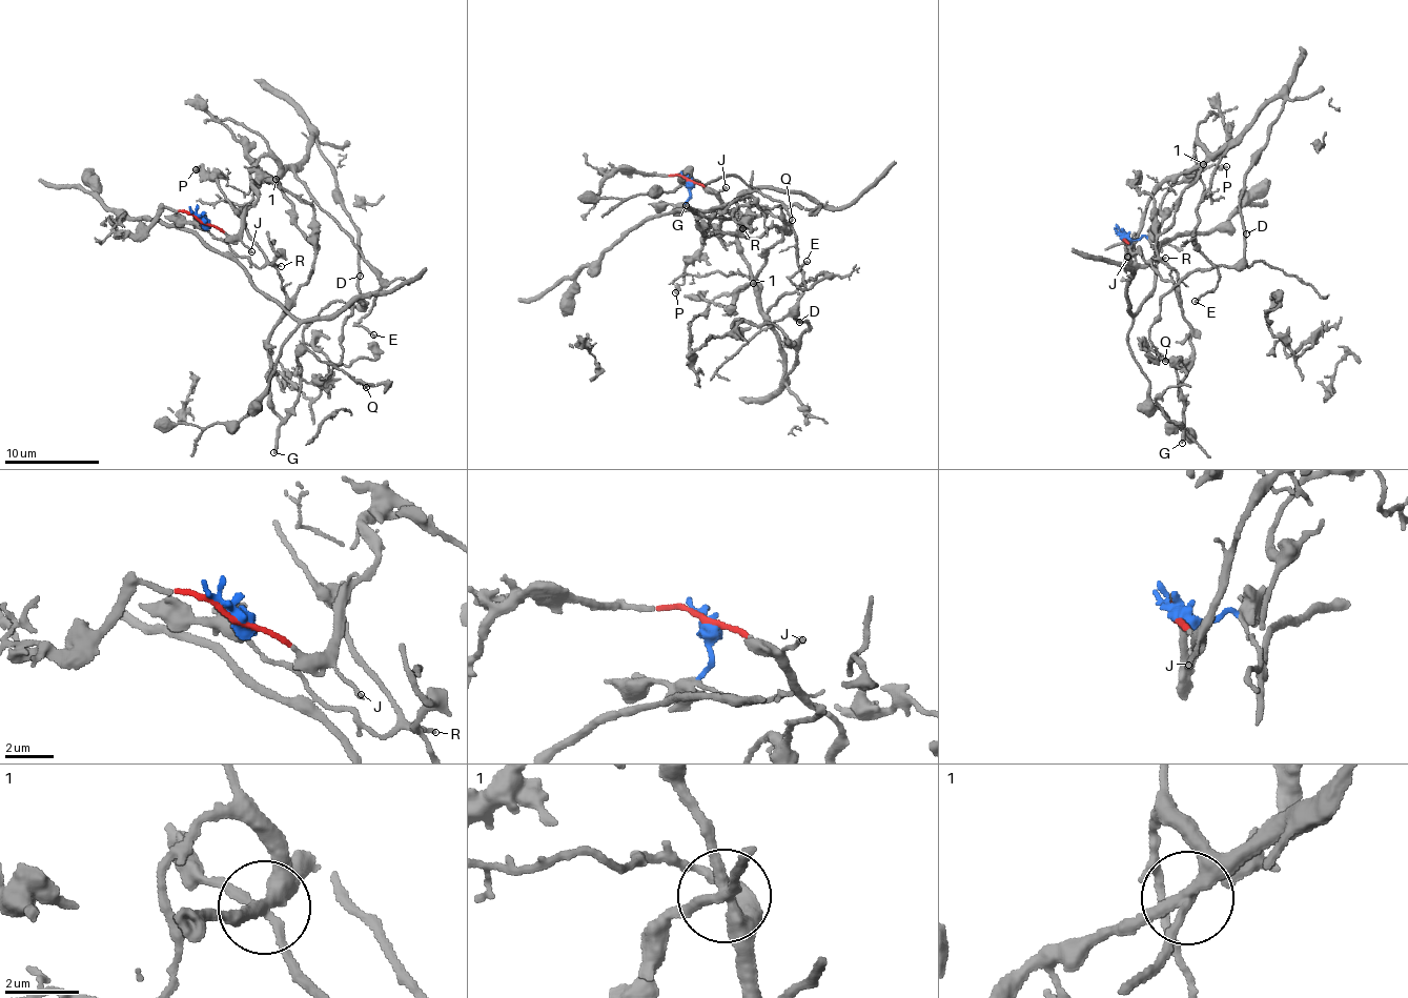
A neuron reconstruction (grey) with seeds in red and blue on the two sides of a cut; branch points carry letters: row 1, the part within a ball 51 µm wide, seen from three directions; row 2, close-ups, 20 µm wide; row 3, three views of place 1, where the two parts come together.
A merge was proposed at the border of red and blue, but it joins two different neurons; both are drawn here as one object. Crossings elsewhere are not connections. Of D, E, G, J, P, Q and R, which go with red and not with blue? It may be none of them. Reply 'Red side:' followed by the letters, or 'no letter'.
Red side: D, E, J

